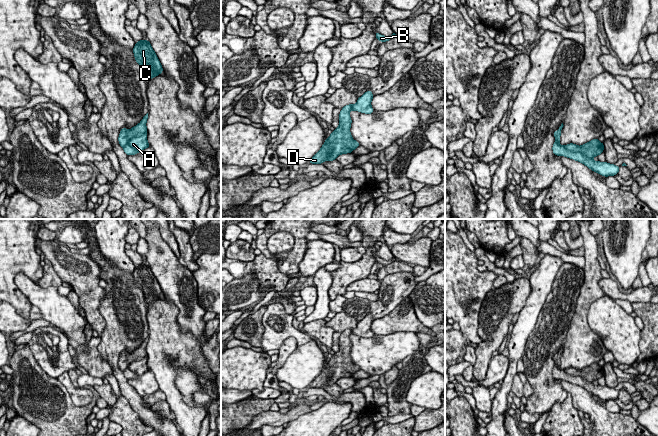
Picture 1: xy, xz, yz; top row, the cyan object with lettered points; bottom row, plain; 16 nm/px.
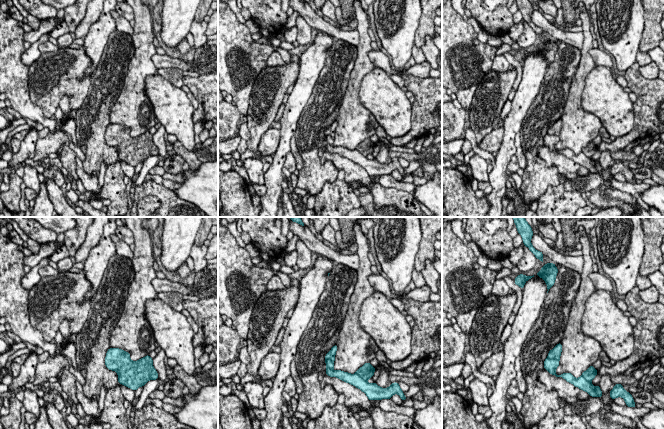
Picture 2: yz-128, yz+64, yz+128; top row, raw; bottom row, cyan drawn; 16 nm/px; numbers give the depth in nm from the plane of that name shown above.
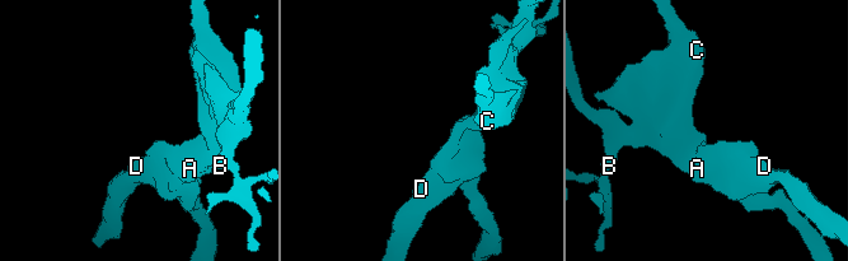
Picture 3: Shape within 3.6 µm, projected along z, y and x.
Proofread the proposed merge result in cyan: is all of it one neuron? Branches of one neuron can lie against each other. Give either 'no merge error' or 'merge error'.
merge error

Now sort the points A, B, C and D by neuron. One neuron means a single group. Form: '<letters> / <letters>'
A B / C D

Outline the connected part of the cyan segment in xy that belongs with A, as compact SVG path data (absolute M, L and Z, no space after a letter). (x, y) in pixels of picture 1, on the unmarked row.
M147 357L131 362L128 367L123 371L124 376L129 379L135 379L143 373L150 371L147 365Z

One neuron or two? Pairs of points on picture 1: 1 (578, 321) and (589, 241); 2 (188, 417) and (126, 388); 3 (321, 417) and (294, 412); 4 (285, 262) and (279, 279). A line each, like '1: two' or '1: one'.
1: one
2: two
3: two
4: two

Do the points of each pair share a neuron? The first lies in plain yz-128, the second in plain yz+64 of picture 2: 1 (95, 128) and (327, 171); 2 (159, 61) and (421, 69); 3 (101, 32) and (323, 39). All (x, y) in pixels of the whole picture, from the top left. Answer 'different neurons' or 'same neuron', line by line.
1: same neuron
2: same neuron
3: same neuron

